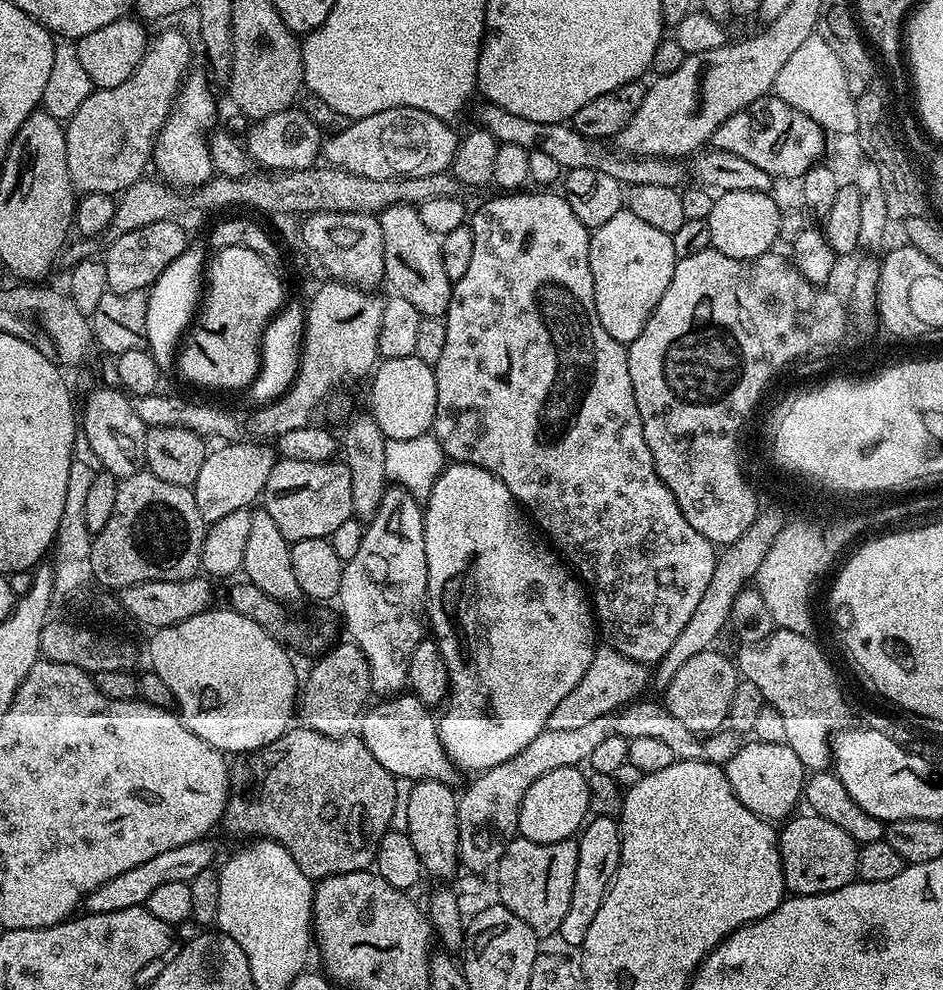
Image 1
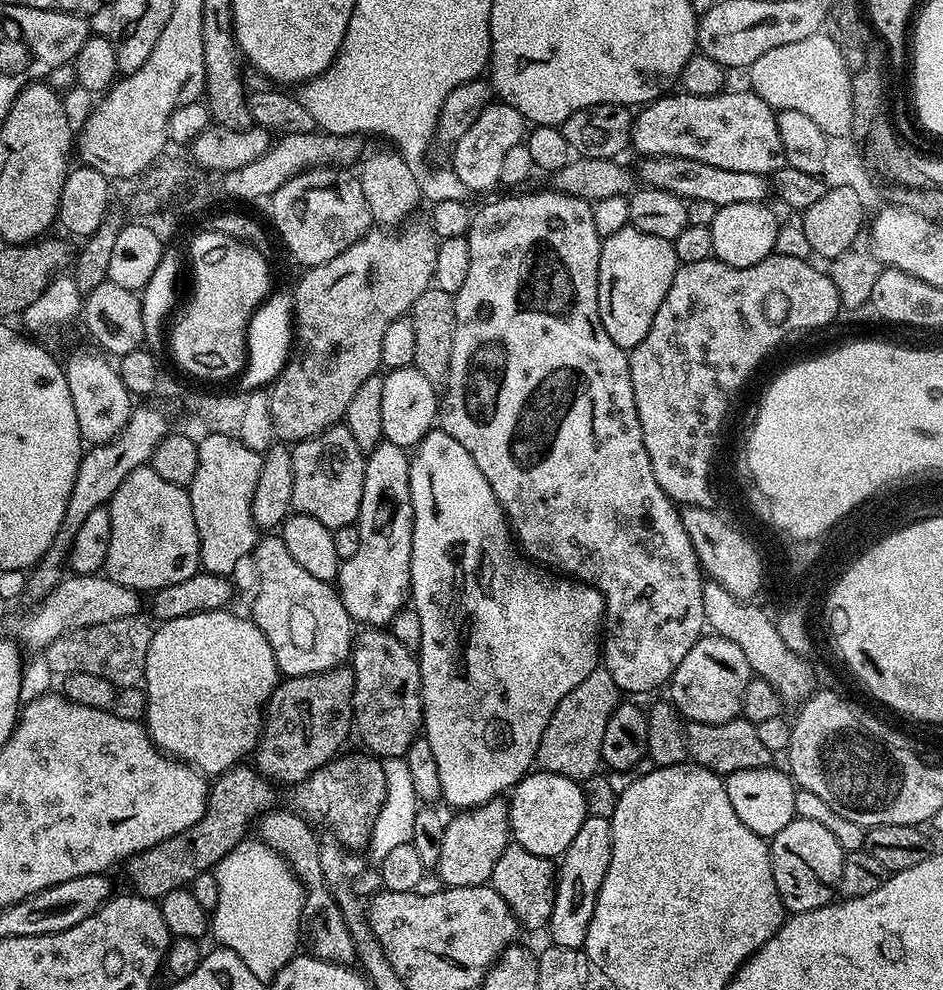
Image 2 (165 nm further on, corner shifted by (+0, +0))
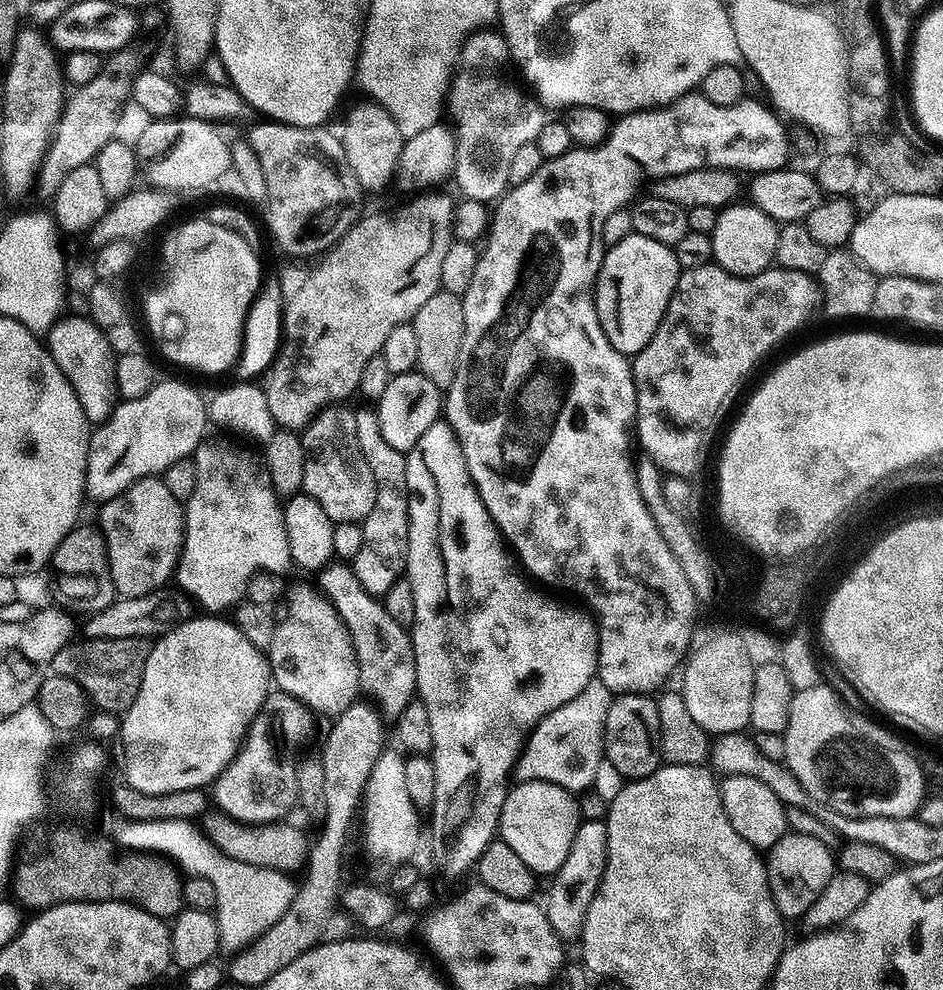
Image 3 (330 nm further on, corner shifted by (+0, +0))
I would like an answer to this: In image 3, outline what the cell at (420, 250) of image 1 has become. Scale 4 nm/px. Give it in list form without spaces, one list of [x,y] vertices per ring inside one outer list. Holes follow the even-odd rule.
[[[371,98],[354,105],[344,116],[344,132],[339,133],[339,138],[346,150],[346,162],[350,170],[354,170],[354,178],[358,178],[361,189],[380,188],[393,179],[406,137],[382,105]]]

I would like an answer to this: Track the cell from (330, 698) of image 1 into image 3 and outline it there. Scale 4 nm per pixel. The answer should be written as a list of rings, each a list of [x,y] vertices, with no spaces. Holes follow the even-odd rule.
[[[279,690],[269,691],[262,702],[254,722],[244,735],[244,742],[236,757],[217,774],[210,785],[210,800],[220,812],[243,825],[268,825],[285,819],[292,804],[297,803],[296,766],[294,756],[284,747],[288,735],[296,732],[300,724],[310,717],[309,709],[290,694]]]

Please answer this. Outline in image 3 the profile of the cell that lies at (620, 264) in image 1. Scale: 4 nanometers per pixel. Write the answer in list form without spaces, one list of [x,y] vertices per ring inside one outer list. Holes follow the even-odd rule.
[[[633,234],[605,251],[594,295],[598,322],[614,350],[631,358],[654,338],[654,330],[658,330],[662,314],[670,306],[681,271],[675,251],[667,244],[654,242],[654,238]]]

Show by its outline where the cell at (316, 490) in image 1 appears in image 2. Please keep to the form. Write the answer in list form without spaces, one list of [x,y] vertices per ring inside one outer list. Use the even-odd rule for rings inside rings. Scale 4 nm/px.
[[[343,422],[333,424],[331,428],[312,436],[309,440],[299,441],[292,448],[293,509],[310,518],[318,518],[322,526],[333,530],[347,524],[355,524],[360,518],[362,506],[365,459],[365,453],[354,442],[354,434],[350,434]]]

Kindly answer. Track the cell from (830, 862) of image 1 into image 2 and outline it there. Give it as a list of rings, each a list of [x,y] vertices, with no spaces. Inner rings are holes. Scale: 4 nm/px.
[[[794,819],[786,826],[782,826],[782,830],[778,830],[776,836],[771,837],[770,847],[772,849],[774,886],[778,886],[780,901],[784,903],[785,909],[789,913],[818,910],[824,904],[833,903],[840,886],[846,854],[842,850],[842,846],[838,846],[838,838],[834,838],[834,834],[830,834],[830,830],[826,830],[826,826],[822,826],[822,822]]]

